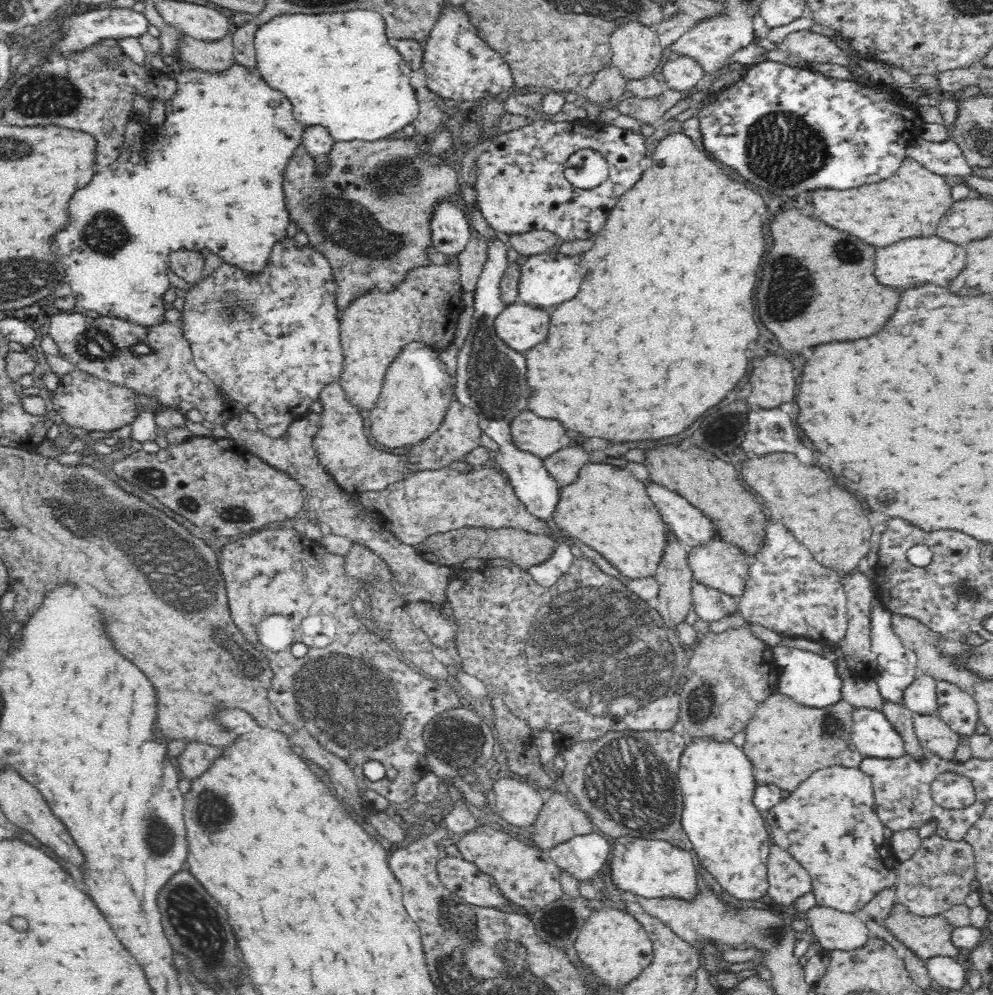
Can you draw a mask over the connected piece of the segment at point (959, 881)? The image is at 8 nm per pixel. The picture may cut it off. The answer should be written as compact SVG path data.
M937 832L921 840L921 844L908 860L898 862L898 902L921 917L945 915L954 905L962 904L972 892L970 882L975 879L973 846L965 839L956 841L942 838Z

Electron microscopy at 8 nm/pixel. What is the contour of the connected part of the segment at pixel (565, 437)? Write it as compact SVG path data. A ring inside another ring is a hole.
M529 408L514 418L511 427L518 448L529 450L543 460L574 443L560 420L538 416Z

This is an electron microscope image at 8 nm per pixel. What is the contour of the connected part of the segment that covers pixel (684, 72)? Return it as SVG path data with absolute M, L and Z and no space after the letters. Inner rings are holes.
M686 54L671 56L664 64L665 84L676 90L686 90L694 86L703 76L700 60Z

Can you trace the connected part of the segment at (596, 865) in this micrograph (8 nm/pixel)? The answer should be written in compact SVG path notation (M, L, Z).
M596 833L574 836L547 849L550 858L579 881L590 879L608 862L612 839Z

